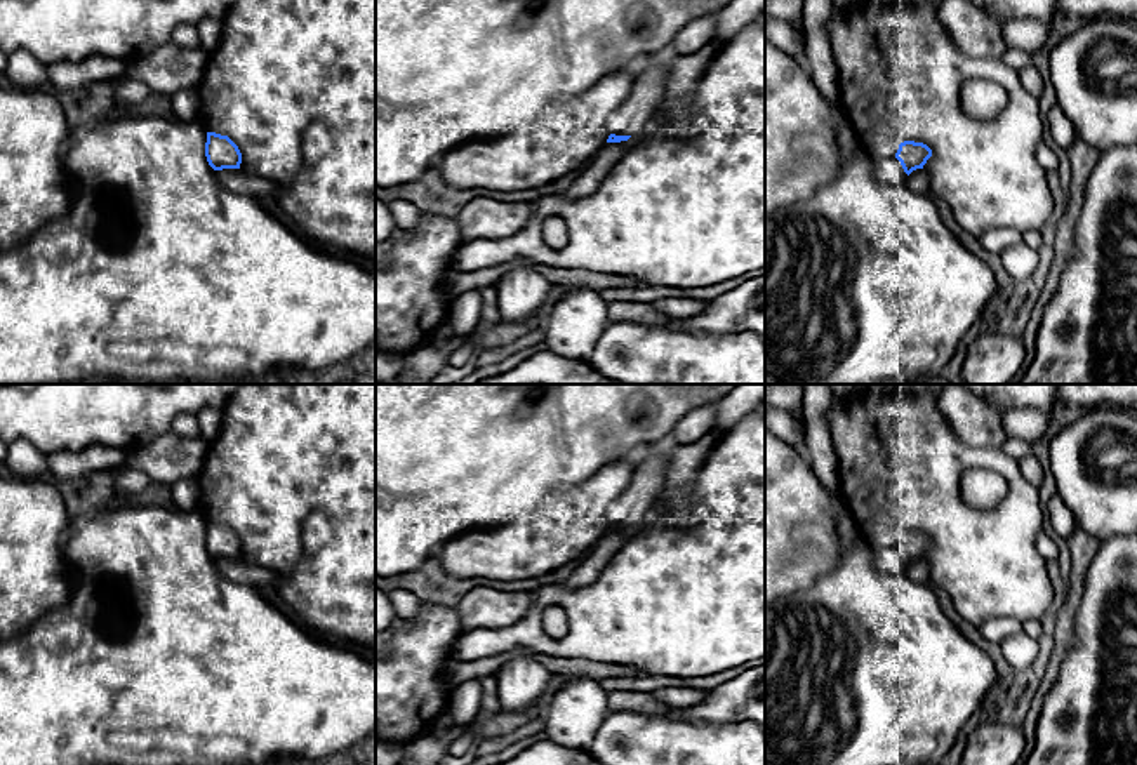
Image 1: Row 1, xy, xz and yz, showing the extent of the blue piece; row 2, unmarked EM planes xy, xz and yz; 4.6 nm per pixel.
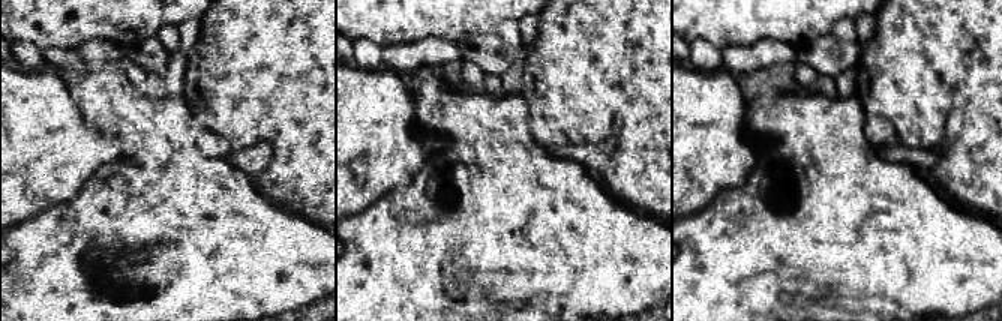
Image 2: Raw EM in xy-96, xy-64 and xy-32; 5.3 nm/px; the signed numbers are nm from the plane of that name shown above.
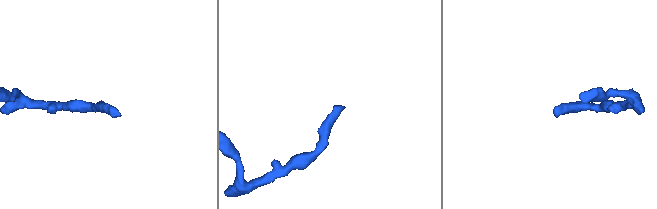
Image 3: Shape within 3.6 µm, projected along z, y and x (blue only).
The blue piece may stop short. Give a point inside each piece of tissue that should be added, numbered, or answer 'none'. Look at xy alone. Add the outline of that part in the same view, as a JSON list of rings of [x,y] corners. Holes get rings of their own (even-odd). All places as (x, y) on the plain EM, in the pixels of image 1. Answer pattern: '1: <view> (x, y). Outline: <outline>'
none

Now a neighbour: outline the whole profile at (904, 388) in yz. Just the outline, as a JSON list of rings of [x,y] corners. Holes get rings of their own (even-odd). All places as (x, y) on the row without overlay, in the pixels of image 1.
[[[868,384],[866,389],[897,389],[901,393],[935,393],[941,395],[941,391],[948,384]]]

